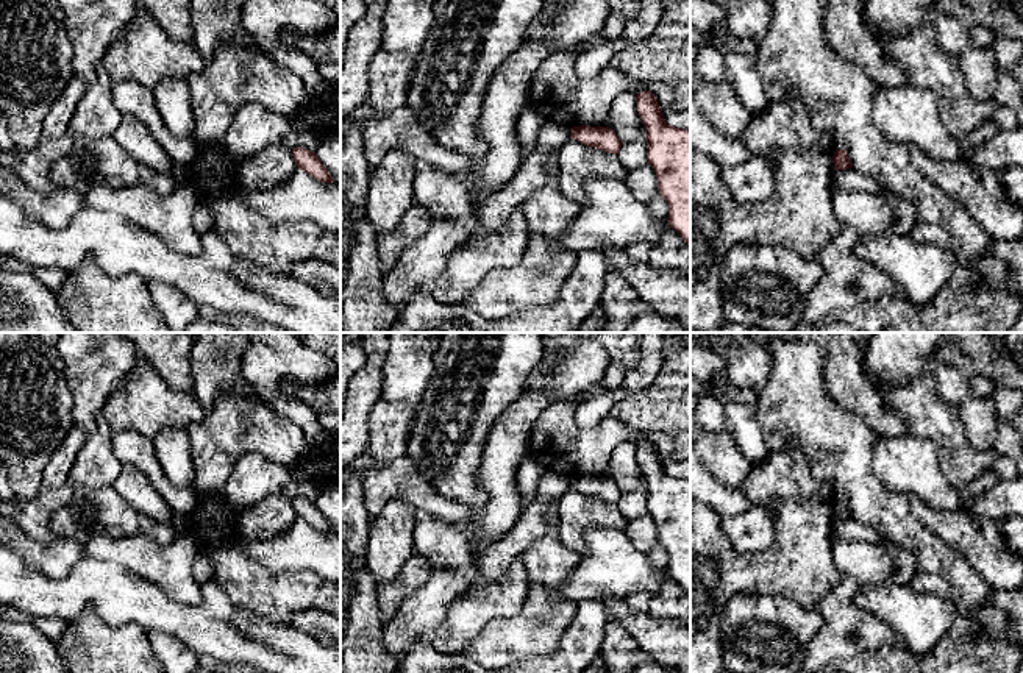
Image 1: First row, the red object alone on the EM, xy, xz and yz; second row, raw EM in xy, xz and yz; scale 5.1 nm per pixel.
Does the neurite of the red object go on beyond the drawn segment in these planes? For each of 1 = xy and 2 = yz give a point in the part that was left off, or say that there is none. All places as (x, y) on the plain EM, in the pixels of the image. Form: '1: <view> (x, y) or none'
1: none
2: none

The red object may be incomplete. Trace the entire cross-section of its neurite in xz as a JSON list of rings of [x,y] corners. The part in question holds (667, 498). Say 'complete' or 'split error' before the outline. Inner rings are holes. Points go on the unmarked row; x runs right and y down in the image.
complete; [[[650,440],[636,445],[647,489],[647,512],[654,518],[659,545],[668,554],[668,575],[690,595],[690,479],[668,475]]]

